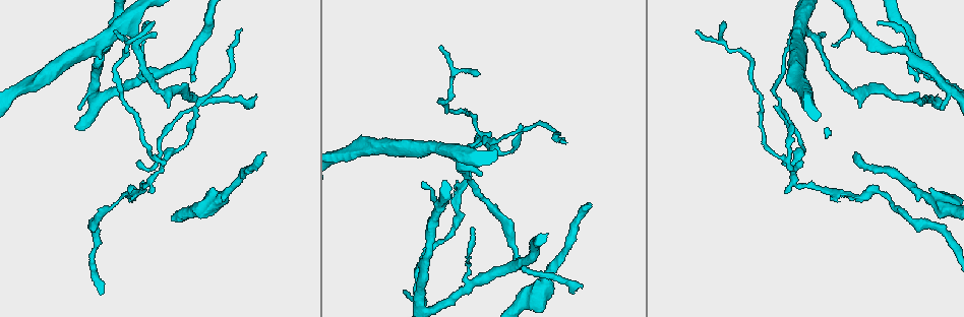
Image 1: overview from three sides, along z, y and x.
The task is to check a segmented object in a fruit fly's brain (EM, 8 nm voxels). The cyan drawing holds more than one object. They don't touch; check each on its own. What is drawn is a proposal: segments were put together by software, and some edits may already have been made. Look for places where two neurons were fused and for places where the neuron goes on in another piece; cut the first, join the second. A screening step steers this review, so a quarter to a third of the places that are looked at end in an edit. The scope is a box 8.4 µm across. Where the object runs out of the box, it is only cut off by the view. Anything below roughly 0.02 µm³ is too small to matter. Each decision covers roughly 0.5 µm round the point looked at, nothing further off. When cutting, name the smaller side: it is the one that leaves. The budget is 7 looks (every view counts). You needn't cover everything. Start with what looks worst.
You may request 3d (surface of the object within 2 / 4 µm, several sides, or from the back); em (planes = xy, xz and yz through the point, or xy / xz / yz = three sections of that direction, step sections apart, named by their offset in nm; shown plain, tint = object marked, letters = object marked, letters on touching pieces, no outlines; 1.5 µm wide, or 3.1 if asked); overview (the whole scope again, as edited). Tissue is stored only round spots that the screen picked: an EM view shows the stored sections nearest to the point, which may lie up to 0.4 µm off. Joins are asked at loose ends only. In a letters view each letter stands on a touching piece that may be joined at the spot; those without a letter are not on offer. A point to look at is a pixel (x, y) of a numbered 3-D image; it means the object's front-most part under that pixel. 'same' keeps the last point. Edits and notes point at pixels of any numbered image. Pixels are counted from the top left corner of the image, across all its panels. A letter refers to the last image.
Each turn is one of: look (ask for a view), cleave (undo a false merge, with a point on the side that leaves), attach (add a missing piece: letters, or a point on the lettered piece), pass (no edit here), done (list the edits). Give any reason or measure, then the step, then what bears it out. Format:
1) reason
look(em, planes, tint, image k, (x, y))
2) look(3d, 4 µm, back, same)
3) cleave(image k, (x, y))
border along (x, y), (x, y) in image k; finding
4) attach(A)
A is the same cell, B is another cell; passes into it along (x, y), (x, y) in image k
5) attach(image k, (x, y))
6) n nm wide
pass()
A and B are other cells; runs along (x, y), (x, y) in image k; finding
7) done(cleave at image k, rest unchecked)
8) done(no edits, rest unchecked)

end of a long branch
look(3d, 2 µm, image 1, (265, 154))

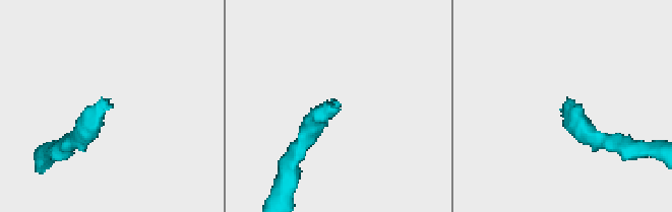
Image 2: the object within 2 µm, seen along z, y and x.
now the EM
look(em, xz, step 4, tint, image 2, (565, 110))

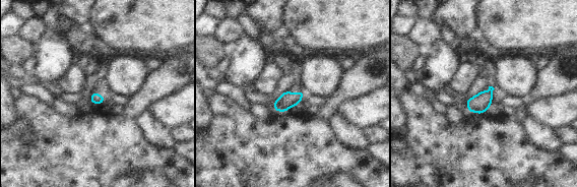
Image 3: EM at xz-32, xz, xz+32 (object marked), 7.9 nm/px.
look(em, planes, letters, same)

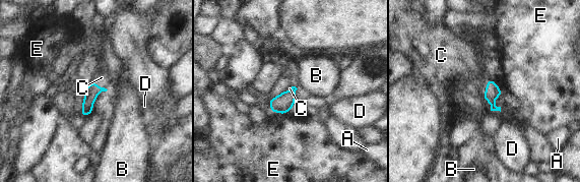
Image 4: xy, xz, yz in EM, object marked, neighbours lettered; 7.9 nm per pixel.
C touches over 140 nm
attach(C)
C is the same cell, A, B, D and E are other cells; passes into it along (492, 92), (487, 87), (465, 64) in image 4; it goes on there

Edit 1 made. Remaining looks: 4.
an open end
look(3d, 4 µm, image 1, (78, 110))

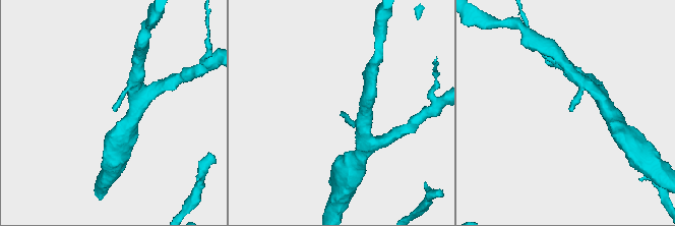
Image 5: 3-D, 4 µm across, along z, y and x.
need the tissue
look(em, planes, tint, image 5, (341, 113))

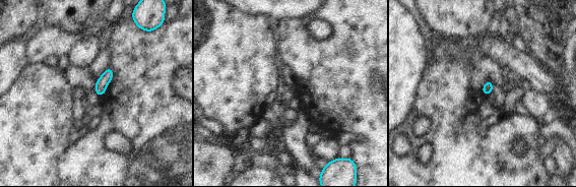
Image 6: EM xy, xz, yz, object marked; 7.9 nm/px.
look(em, planes, letters, same)

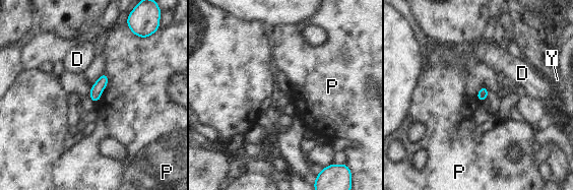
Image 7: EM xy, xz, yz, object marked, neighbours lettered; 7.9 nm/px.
pass()
D, P and Y are other cells; border along (104, 72), (108, 83), (96, 103) in image 7; no lettered piece goes on from it

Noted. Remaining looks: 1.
done(attach at image 4, rest unchecked)

